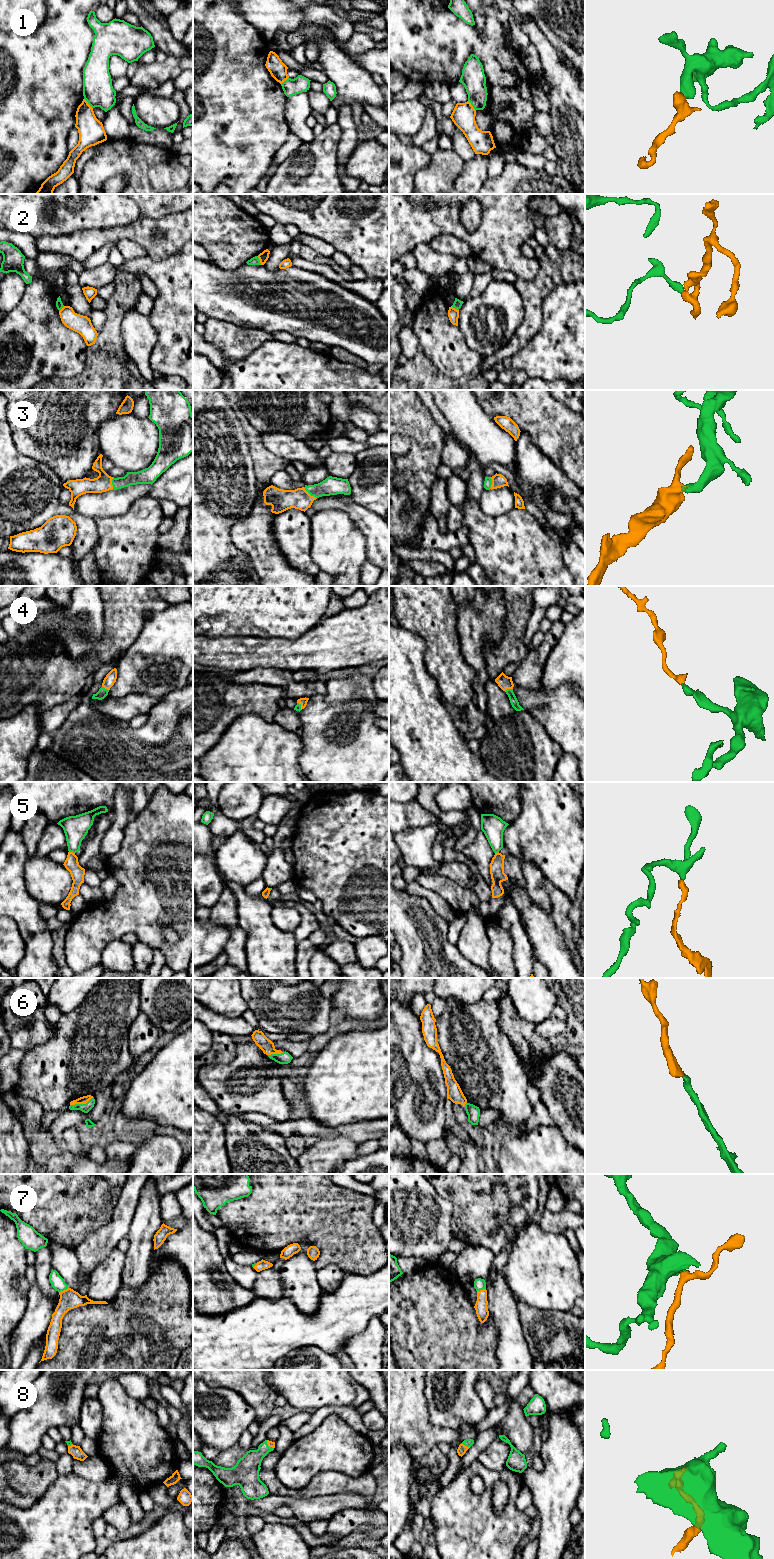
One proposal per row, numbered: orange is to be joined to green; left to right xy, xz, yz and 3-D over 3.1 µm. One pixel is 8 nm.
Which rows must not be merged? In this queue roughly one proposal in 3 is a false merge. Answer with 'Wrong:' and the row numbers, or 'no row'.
Wrong: 1, 2, 5

